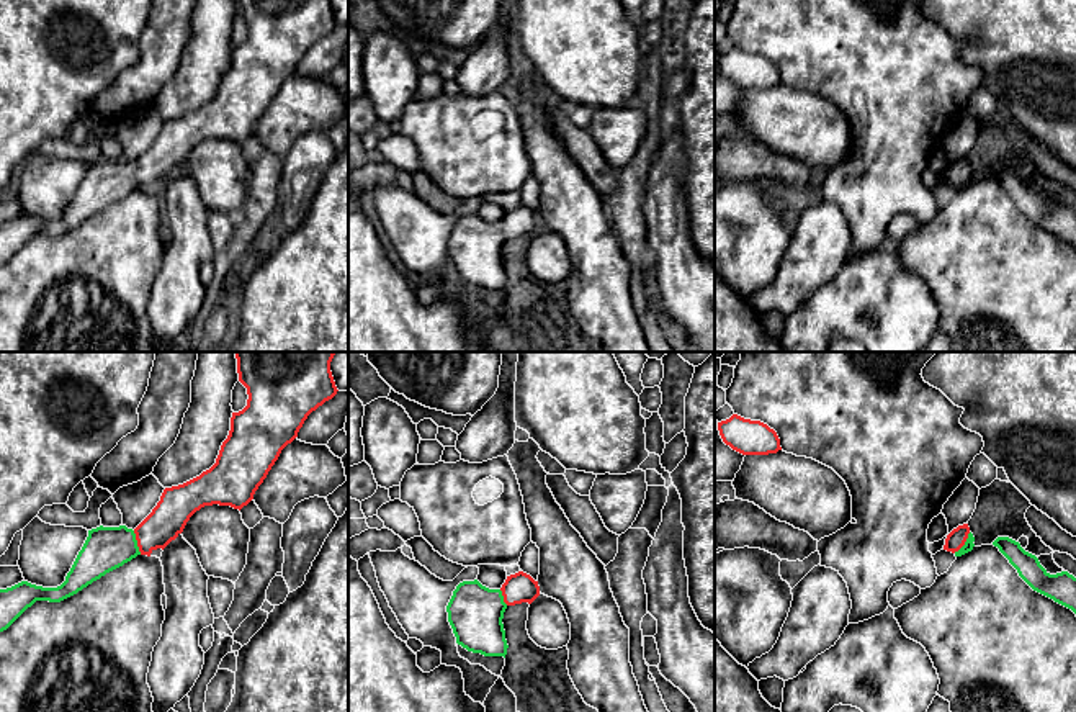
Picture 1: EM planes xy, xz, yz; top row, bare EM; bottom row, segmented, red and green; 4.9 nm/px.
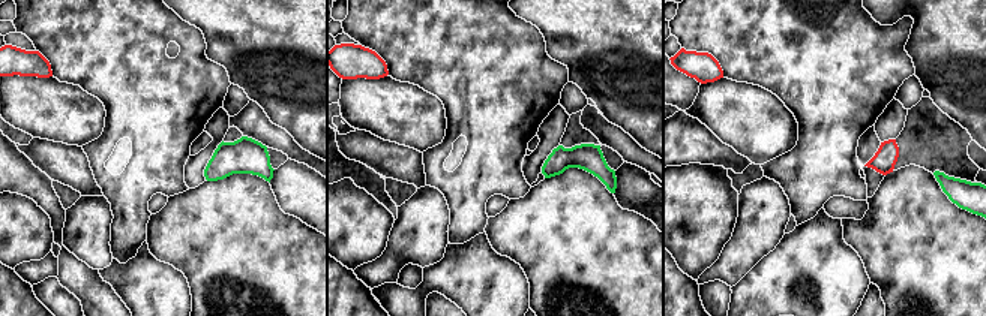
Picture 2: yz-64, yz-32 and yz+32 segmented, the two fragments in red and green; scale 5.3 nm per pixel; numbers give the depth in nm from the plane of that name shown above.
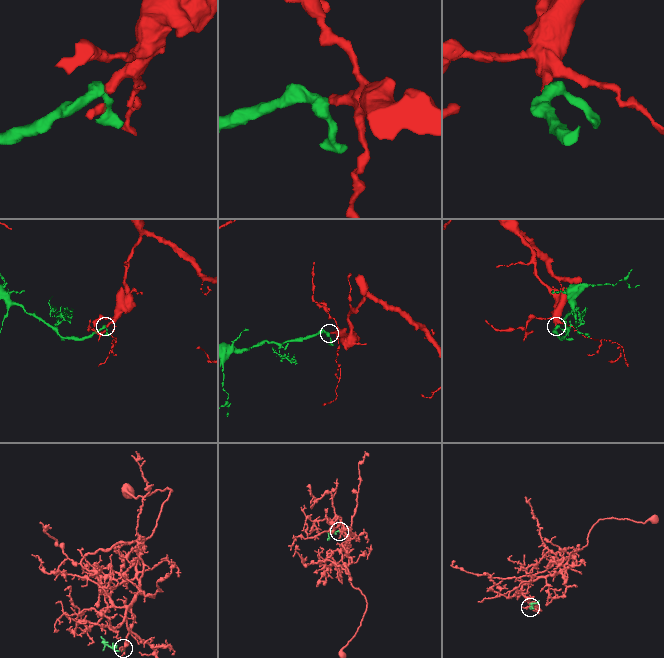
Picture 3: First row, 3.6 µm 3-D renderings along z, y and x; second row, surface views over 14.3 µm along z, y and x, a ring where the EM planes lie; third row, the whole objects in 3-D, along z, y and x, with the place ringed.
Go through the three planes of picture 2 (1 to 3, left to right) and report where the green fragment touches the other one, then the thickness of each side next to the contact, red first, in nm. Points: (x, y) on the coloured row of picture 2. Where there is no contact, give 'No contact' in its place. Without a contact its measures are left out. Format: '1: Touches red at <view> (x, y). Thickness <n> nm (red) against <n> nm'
1: No contact
2: No contact
3: No contact

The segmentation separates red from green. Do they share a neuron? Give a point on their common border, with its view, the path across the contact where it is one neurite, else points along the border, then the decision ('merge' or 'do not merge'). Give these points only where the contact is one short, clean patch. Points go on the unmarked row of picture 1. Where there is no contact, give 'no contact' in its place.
contact xy (138, 175); way xy (169, 151), (138, 175), (105, 182); merge

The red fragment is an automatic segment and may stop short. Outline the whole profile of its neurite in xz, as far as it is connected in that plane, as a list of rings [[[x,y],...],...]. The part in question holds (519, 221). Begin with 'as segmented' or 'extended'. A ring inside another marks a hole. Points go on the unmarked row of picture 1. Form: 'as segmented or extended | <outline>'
extended | [[[523,205],[507,210],[500,223],[489,223],[477,213],[460,216],[446,239],[456,277],[473,286],[505,291],[505,242],[531,237],[538,229],[538,214]]]

